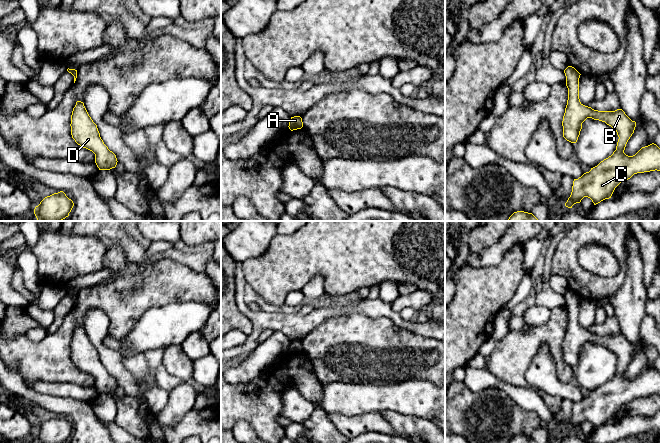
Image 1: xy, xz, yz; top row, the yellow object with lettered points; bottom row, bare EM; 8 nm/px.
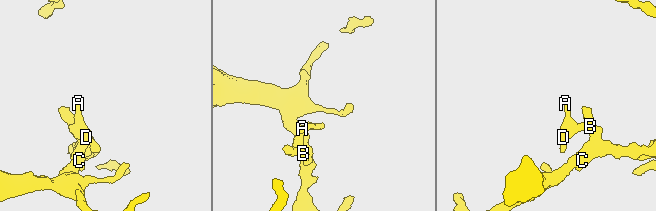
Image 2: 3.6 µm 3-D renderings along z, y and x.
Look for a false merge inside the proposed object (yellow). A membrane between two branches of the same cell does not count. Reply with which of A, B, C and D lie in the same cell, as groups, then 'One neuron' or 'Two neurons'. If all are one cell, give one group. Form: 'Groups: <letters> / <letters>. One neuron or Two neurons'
Groups: A B C D. One neuron

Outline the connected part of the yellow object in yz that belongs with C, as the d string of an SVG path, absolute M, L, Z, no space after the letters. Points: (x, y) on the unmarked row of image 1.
M568 290L564 294L564 297L566 300L566 310L568 312L568 324L562 345L563 361L571 367L576 367L582 353L582 347L587 342L605 346L616 354L619 361L616 374L611 380L601 385L597 390L591 392L589 396L584 397L578 403L574 403L572 416L565 430L572 432L574 428L580 427L584 421L590 422L594 429L596 429L605 423L611 422L615 412L621 406L630 403L634 398L655 394L660 395L660 372L656 368L652 367L642 371L633 380L628 380L624 377L626 368L634 357L636 346L632 345L622 333L615 335L598 335L583 329L579 323L579 302L581 298L572 290Z

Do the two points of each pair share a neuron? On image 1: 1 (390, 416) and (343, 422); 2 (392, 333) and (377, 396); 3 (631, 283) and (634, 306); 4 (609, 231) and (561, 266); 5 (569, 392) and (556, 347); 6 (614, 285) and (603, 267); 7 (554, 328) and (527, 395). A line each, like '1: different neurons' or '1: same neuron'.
1: different neurons
2: different neurons
3: same neuron
4: same neuron
5: different neurons
6: different neurons
7: different neurons

